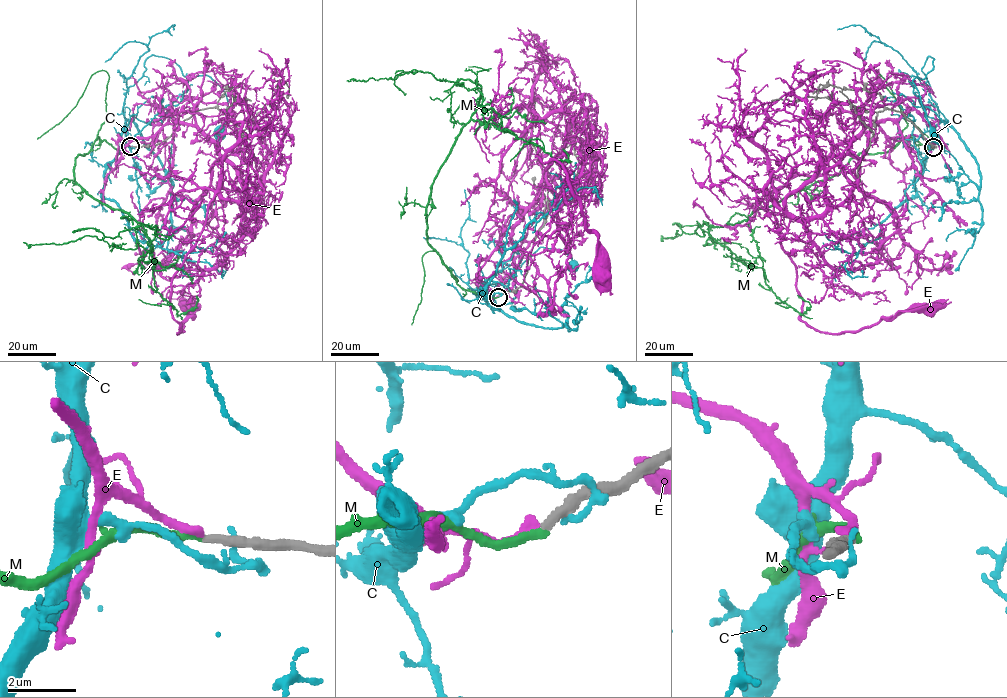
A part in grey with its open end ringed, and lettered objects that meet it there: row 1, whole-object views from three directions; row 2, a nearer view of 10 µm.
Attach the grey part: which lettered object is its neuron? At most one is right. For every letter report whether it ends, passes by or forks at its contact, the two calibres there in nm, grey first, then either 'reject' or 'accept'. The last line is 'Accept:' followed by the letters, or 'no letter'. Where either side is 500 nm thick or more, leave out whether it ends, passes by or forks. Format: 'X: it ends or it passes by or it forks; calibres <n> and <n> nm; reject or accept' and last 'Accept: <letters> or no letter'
C: it ends; calibres 400 and 190 nm; reject
E: it ends; calibres 280 and 280 nm; reject
M: it ends; calibres 280 and 240 nm; accept
Accept: M

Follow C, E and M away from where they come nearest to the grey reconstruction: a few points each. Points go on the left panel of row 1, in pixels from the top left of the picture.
C: (132, 146), (122, 144), (126, 91), (152, 55), (223, 90), (220, 133)
E: (130, 146), (118, 135), (194, 126), (246, 193), (246, 208), (210, 202), (171, 283), (176, 333), (188, 309)
M: (130, 146), (97, 137), (78, 155), (74, 180), (159, 230), (23, 242)

